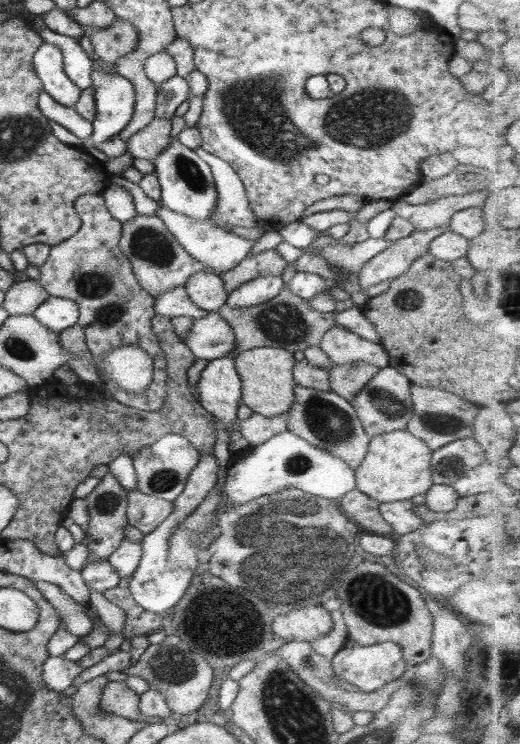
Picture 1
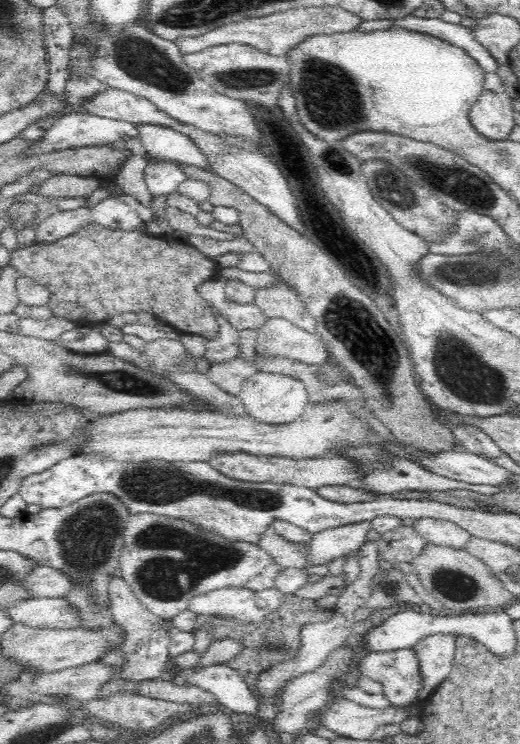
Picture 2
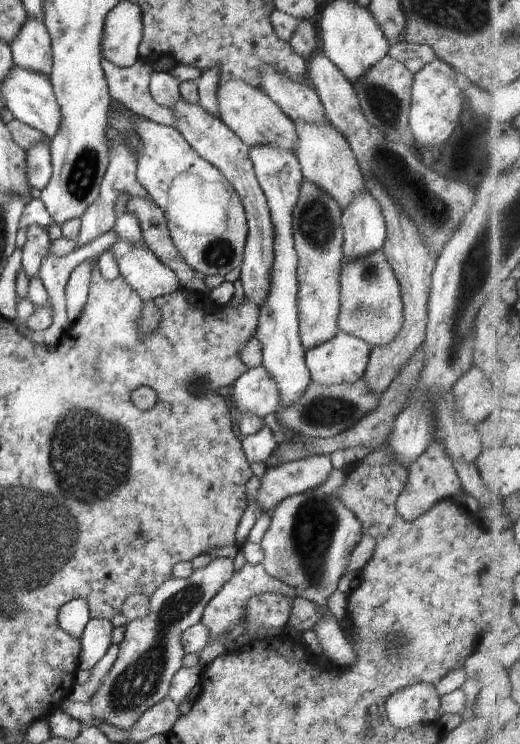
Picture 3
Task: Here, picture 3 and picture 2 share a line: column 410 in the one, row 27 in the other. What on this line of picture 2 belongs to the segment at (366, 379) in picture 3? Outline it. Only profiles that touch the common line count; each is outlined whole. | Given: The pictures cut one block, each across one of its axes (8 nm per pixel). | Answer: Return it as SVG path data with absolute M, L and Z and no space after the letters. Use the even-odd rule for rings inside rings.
M337 6L328 7L304 7L290 9L284 12L274 13L260 18L248 18L240 22L232 22L204 32L200 36L180 36L174 40L177 49L182 55L202 52L212 46L227 45L232 43L250 45L274 56L288 55L292 48L296 48L300 42L310 38L312 34L334 34L334 32L350 32L363 21L356 14L352 14Z

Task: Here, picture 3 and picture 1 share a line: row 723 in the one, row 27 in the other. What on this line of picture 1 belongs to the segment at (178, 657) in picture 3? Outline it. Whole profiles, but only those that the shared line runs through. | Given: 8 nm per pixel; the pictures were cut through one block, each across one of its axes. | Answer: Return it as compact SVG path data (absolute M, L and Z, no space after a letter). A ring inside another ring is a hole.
M116 20L110 27L102 29L94 25L82 25L84 35L90 38L95 56L104 62L118 62L126 54L132 54L138 46L138 31L132 21Z

